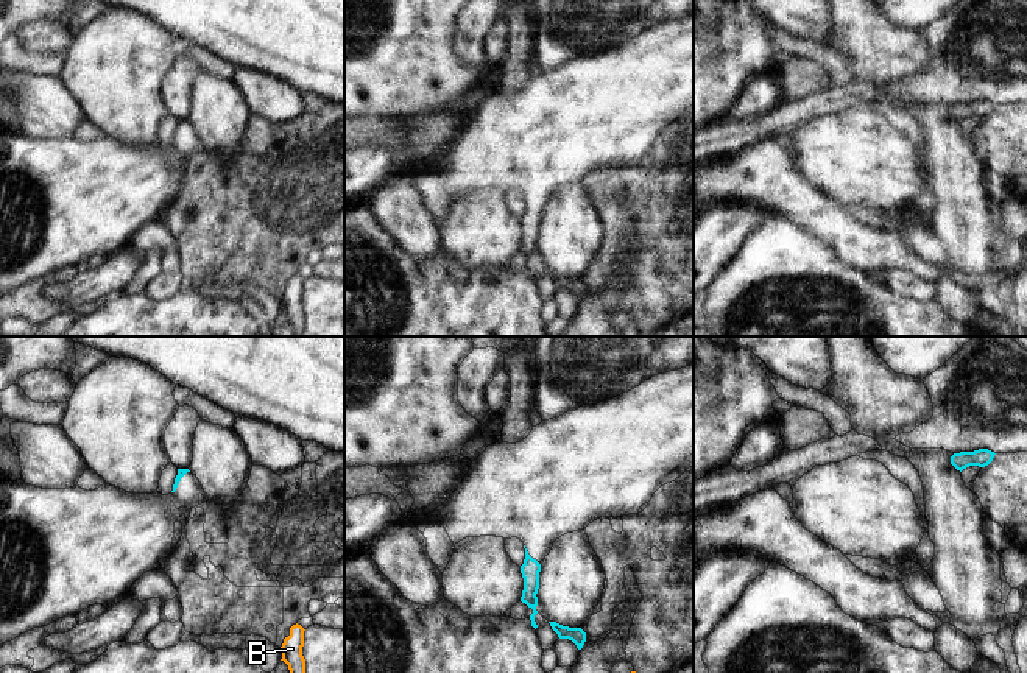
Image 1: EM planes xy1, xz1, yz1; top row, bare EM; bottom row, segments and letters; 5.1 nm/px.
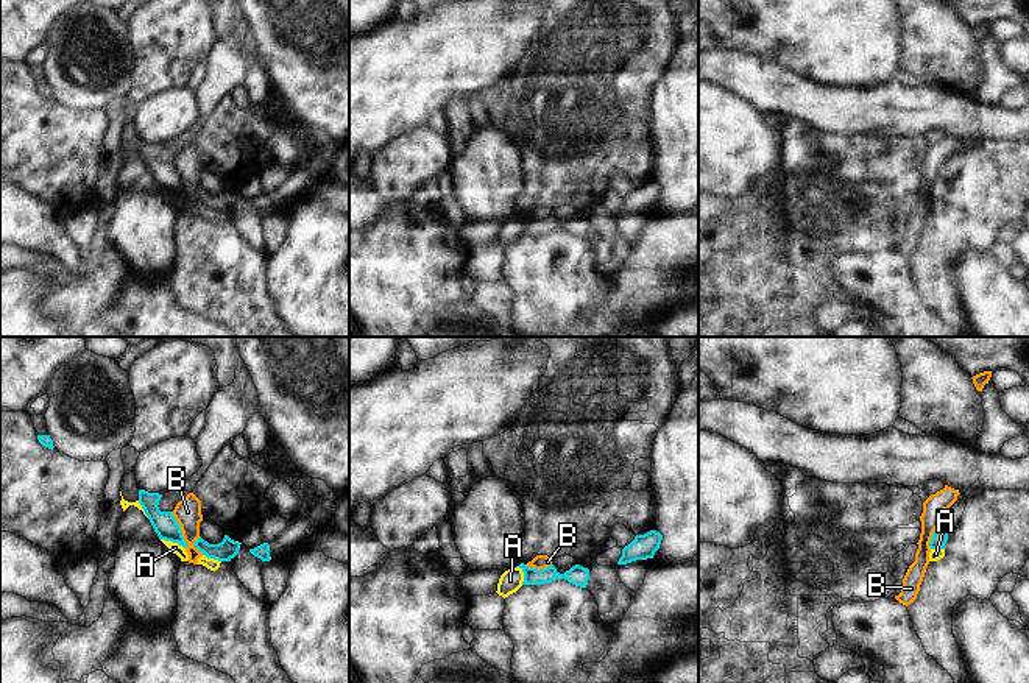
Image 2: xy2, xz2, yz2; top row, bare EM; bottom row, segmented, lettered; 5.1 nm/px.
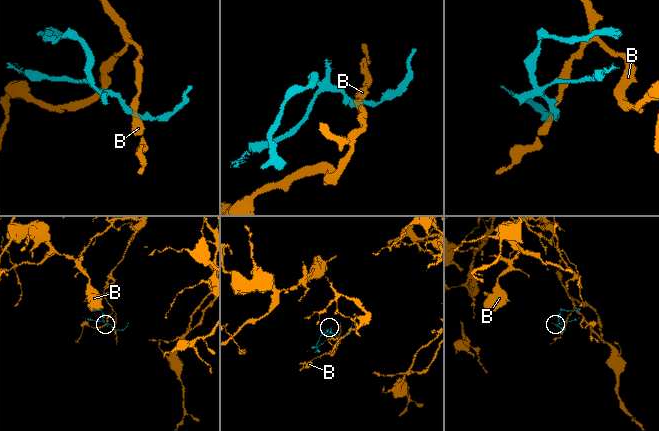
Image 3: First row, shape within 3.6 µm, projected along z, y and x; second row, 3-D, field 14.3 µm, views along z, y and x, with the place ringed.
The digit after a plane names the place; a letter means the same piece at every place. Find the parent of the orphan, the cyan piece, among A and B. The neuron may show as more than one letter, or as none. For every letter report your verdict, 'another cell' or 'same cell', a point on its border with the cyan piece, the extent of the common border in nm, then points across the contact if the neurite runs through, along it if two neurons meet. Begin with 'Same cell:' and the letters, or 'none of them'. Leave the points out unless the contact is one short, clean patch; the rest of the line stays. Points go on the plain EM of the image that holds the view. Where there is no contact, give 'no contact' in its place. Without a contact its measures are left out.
Same cell: none of them
A: another cell | xy2 (172, 192) | 130 nm
B: another cell | xy2 (180, 181) | 220 nm | along xy2 (170, 162), (180, 176), (187, 198)

